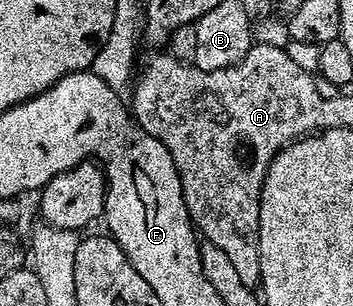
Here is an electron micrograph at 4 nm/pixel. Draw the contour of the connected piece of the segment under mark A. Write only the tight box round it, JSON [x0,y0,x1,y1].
[133,43,328,287]

